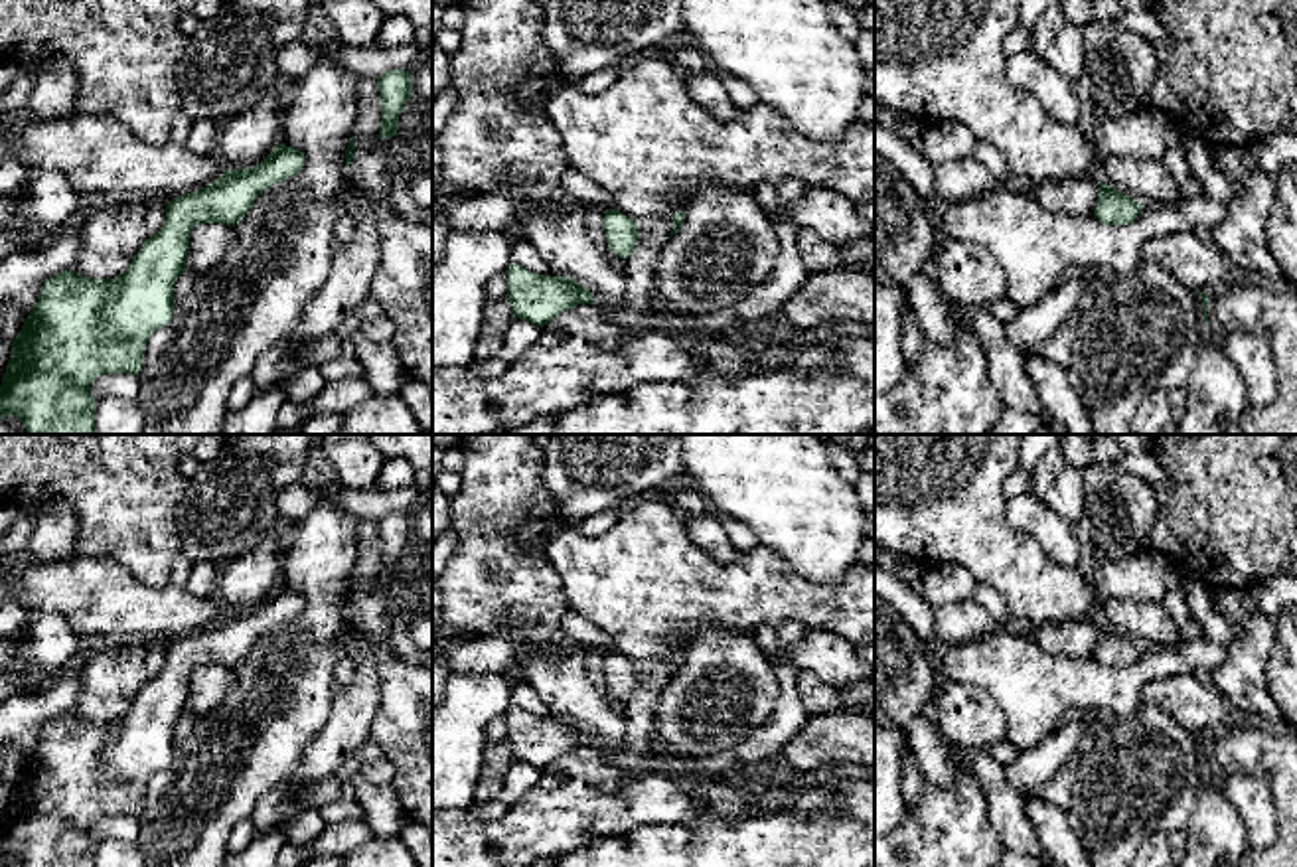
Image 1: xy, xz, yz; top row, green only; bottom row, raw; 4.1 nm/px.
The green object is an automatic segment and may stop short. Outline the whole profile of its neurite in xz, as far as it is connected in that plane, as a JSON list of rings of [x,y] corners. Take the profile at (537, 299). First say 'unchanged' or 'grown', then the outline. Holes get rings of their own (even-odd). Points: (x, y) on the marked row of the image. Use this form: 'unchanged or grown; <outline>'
unchanged; [[[513,263],[505,276],[513,318],[537,326],[545,326],[578,304],[594,304],[592,292],[569,276],[537,275]]]

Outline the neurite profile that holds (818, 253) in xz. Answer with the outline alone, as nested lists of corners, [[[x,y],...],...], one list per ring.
[[[800,229],[796,243],[807,273],[831,271],[841,265],[841,249],[815,231]]]

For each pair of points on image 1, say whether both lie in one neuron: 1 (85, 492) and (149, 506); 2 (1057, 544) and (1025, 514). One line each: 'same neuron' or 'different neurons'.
1: same neuron
2: same neuron

